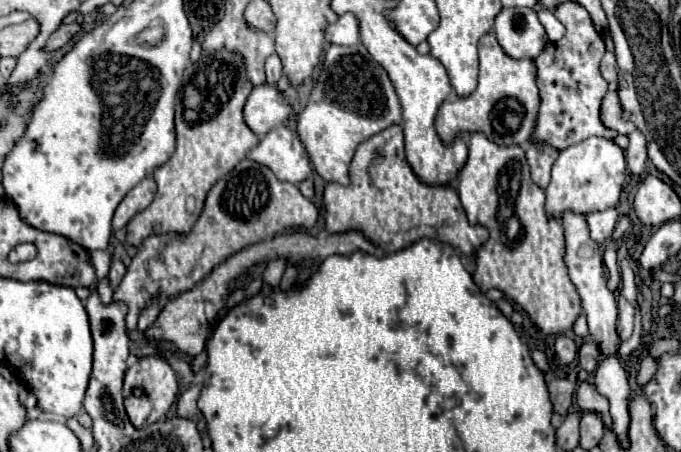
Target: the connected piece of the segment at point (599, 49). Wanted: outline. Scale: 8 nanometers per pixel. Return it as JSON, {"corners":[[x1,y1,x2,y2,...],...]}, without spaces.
{"corners":[[564,1,558,3,552,11,560,23,566,27,566,35,550,43,536,59,536,85,540,89,540,111,538,111,538,121,536,129,530,137,532,143,548,143,556,147,558,151,584,141,592,135,596,137,606,137,606,139,616,139,616,131,606,131,604,123,600,121,600,103,602,97,606,95,608,83,602,79,598,61,604,55,604,41,600,33,592,27,592,19,588,11,574,3,574,1]]}

